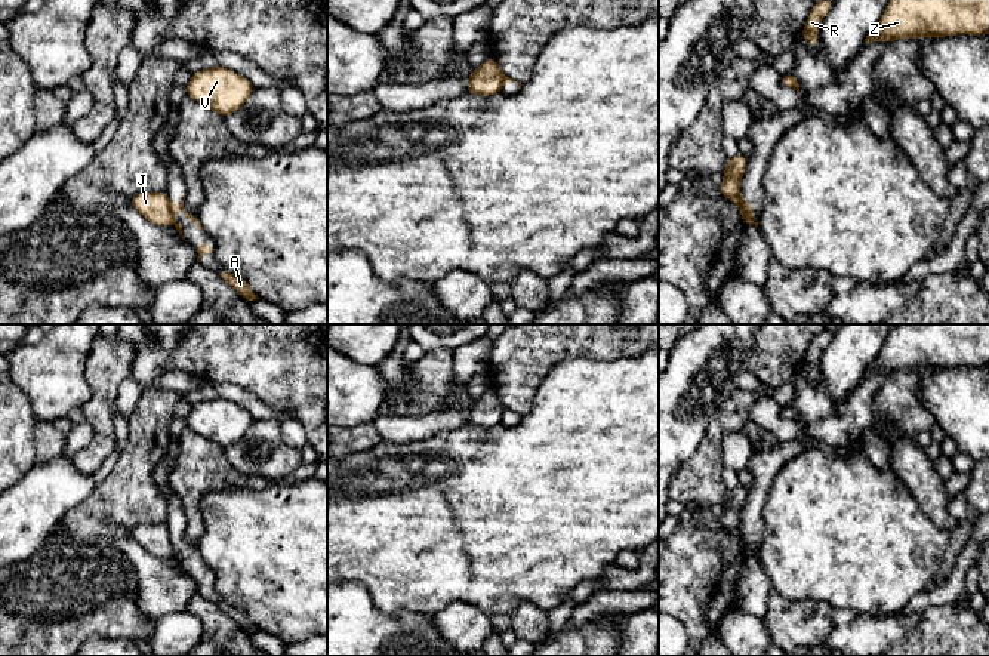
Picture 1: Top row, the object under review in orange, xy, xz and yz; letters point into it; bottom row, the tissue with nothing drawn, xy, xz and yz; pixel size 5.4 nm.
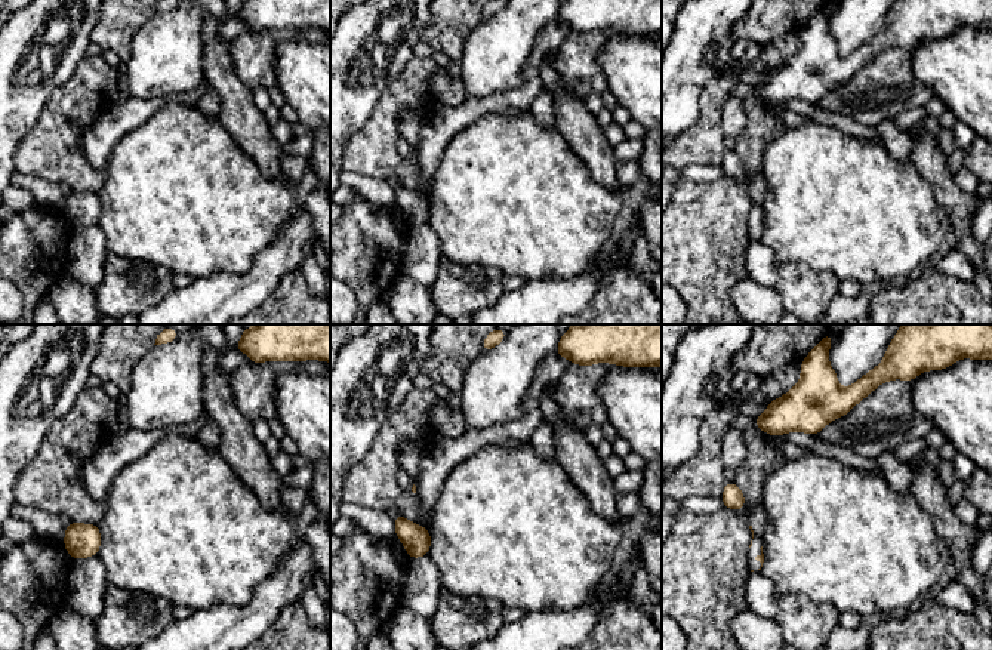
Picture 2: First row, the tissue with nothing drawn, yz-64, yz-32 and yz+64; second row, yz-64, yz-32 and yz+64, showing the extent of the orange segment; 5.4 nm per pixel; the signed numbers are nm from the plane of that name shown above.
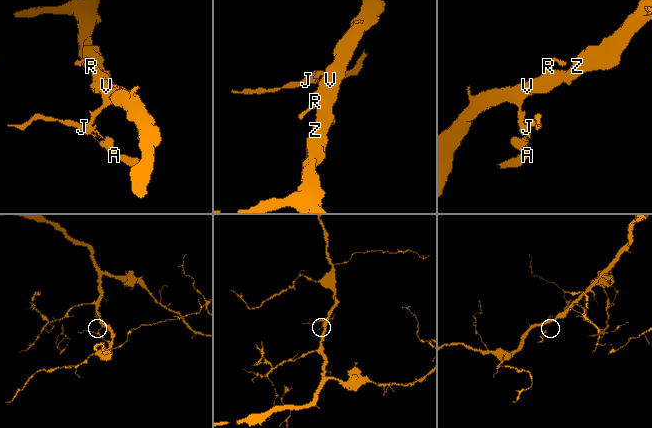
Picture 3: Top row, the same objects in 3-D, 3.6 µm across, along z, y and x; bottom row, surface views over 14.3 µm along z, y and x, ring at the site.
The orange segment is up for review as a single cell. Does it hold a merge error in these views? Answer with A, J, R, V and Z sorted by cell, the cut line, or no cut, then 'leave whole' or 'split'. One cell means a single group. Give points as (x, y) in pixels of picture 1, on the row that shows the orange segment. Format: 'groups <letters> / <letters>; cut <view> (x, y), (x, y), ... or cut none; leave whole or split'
groups A / J R V Z; cut yz (742, 202), (742, 209), (751, 222); split

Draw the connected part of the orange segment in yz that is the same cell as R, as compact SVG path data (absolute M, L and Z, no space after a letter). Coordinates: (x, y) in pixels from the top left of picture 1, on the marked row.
M820 0L811 9L807 24L801 31L801 36L811 44L813 49L819 47L817 31L819 25L823 21L825 15L832 9L832 0Z

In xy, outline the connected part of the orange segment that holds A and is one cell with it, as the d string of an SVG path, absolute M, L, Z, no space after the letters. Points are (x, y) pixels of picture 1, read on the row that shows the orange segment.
M221 268L218 274L227 284L234 287L246 301L259 299L258 295L255 295L250 290L249 284L241 277L237 277L224 268Z

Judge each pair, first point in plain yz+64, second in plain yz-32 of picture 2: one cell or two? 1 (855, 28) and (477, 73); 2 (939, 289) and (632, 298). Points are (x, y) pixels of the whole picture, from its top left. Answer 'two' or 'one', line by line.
1: one
2: one

